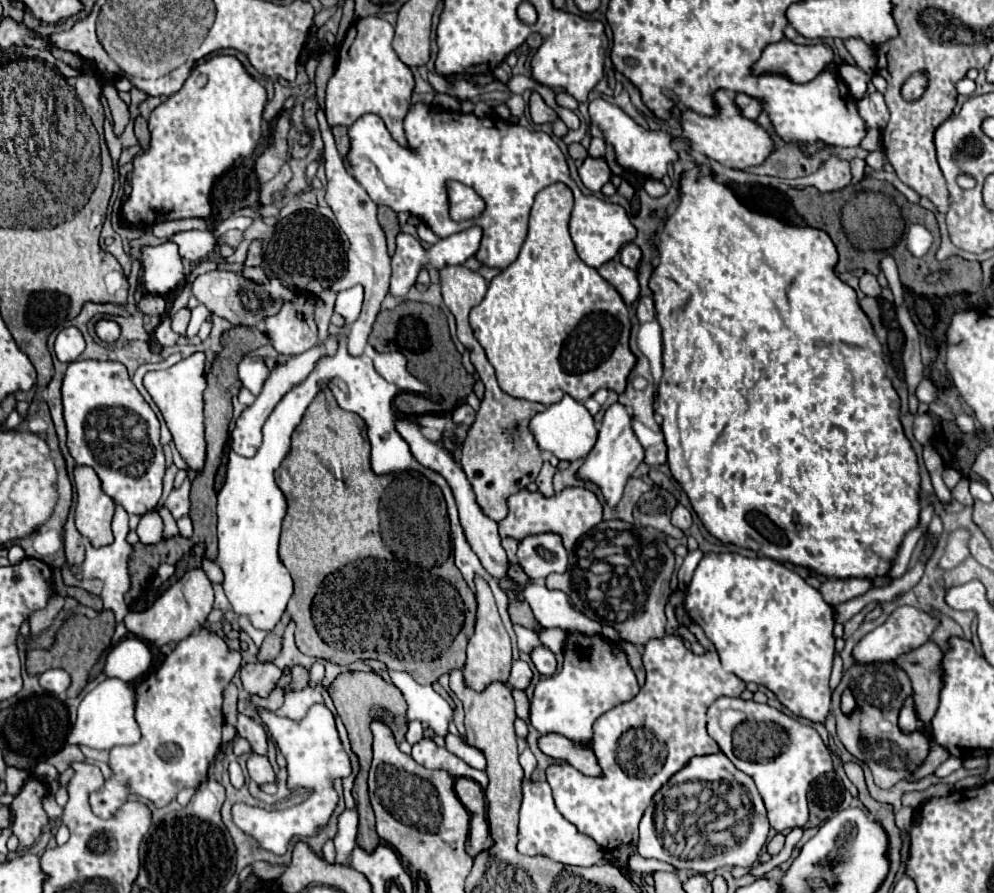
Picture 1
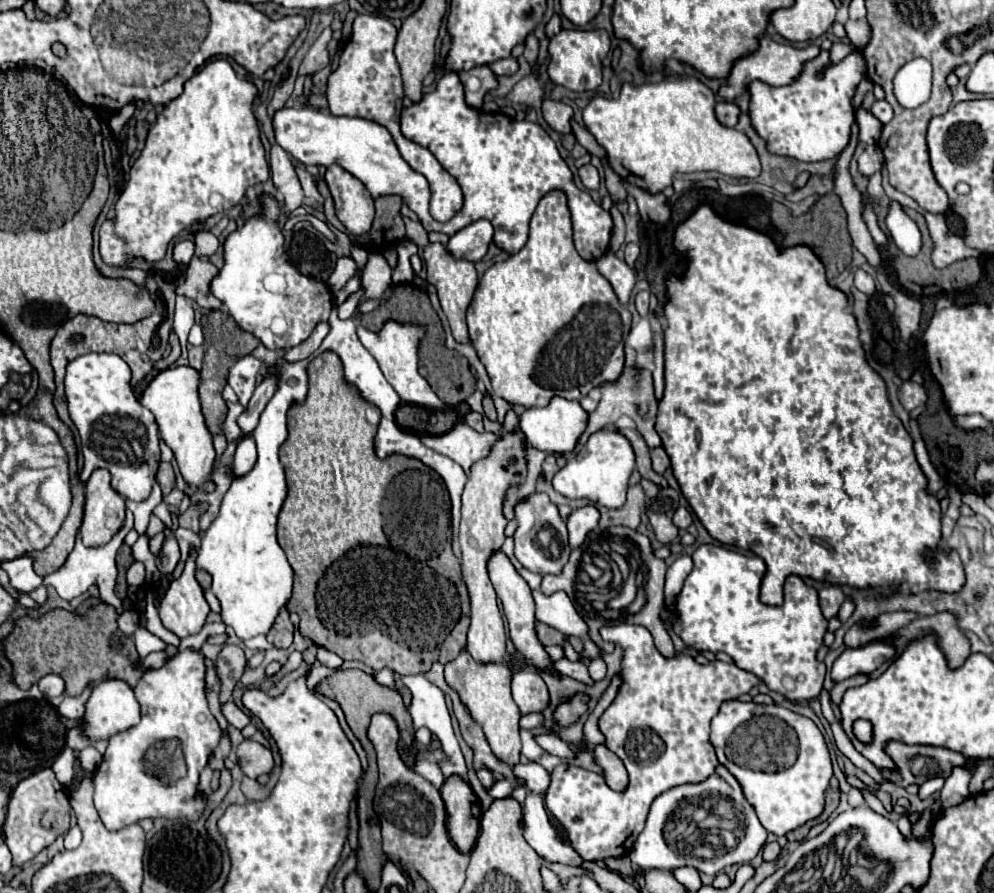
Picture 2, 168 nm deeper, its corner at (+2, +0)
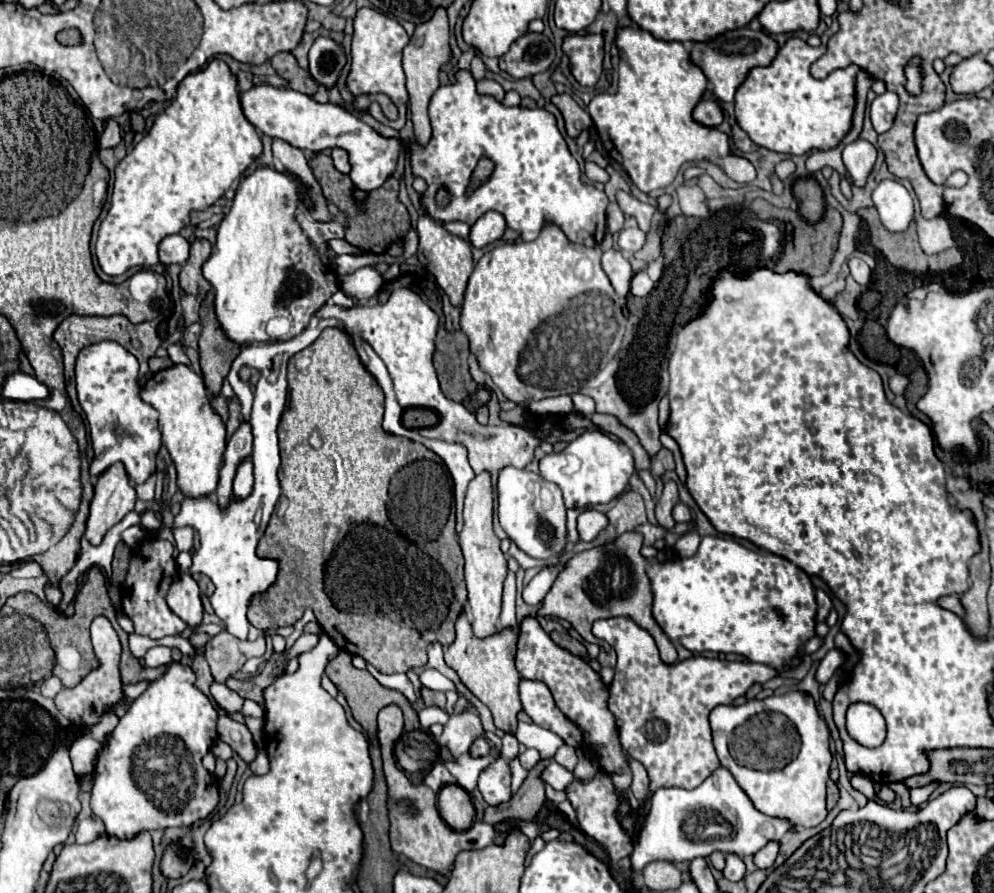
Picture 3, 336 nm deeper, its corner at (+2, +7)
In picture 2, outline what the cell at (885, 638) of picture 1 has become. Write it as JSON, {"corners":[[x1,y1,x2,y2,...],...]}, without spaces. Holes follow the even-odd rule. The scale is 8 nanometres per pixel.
{"corners":[[875,641,859,649,845,649,837,657,837,663,833,663,831,667,831,679,833,683,839,683,859,673,867,675,875,671,879,665,883,665,887,659,891,659,893,653,895,649,885,641]]}

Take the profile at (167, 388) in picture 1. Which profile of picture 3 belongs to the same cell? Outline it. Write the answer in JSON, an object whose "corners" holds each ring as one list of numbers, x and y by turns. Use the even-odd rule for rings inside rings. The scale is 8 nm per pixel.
{"corners":[[185,364,159,370,141,390,141,400,159,412,163,442,177,468,177,484,185,496,213,494,225,452,225,424,215,414,203,378]]}

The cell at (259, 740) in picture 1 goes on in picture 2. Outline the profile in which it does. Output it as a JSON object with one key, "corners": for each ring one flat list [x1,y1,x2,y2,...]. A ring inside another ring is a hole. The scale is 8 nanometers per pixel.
{"corners":[[227,701,227,703,223,703,221,705,221,713,225,715,225,719,229,721,229,725,233,725,233,727,237,727,237,729,243,729,251,719,249,719,249,715,247,713,243,713,233,701]]}

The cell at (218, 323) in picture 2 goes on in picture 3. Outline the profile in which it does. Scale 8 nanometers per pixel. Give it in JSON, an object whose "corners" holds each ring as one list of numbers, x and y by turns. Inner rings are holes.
{"corners":[[207,294,201,302,201,338,199,338,199,354,201,354,201,370,203,370,203,382,209,394,217,396,221,394,221,384,225,380,225,374,231,368,231,362,247,344,235,344,227,340,217,316,215,316,215,304,213,294]]}

